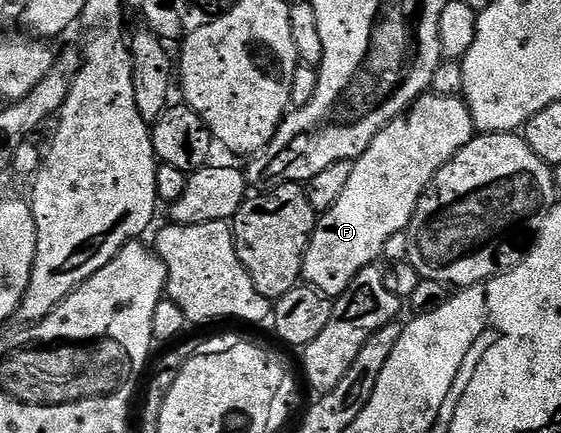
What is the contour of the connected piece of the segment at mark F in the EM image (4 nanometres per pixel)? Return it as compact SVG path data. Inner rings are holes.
M434 92L420 94L384 130L377 132L377 136L371 141L369 148L365 148L360 158L354 159L353 176L349 176L345 192L341 192L337 204L333 204L333 208L329 208L329 212L315 223L315 231L311 233L309 248L305 252L302 281L332 300L344 294L349 283L364 268L380 261L385 240L389 240L389 236L406 231L421 196L435 179L436 172L446 162L453 160L453 156L457 156L461 148L469 145L476 134L471 113L462 97L450 98Z

